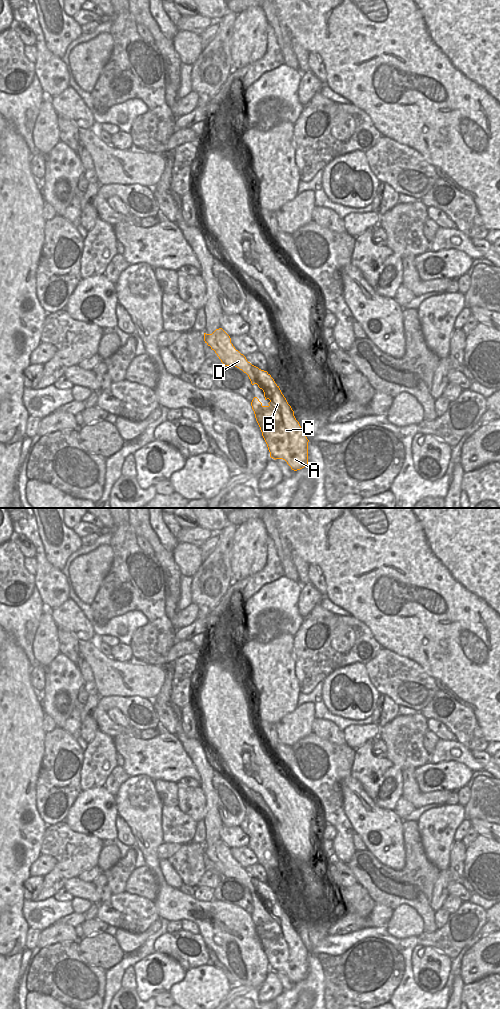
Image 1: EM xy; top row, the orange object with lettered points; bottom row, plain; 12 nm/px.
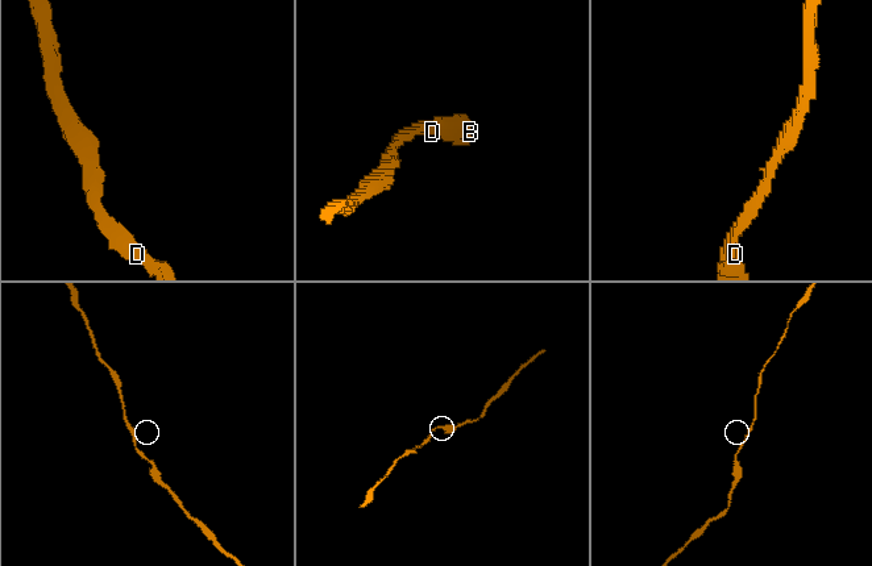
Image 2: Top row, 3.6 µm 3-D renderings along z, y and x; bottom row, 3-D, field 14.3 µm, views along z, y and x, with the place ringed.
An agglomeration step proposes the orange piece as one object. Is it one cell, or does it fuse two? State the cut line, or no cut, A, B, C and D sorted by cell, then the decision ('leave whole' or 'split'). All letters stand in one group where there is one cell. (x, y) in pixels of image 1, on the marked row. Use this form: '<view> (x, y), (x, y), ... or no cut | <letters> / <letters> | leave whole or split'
no cut | A B C D | leave whole

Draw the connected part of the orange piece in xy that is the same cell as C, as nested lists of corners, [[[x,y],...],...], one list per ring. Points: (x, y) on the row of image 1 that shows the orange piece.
[[[222,328],[216,329],[212,334],[204,333],[204,341],[225,366],[235,366],[246,373],[251,384],[257,384],[263,390],[265,400],[270,400],[268,406],[263,406],[257,397],[251,402],[270,457],[285,460],[294,471],[306,467],[309,440],[271,375],[248,362],[235,349],[230,336]]]

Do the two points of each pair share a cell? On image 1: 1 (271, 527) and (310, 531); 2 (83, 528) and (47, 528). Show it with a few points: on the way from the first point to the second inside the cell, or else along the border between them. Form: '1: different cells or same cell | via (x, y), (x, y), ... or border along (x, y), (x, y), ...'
1: different cells | border along (275, 518), (281, 536), (291, 548)
2: different cells | border along (72, 529), (79, 538)

